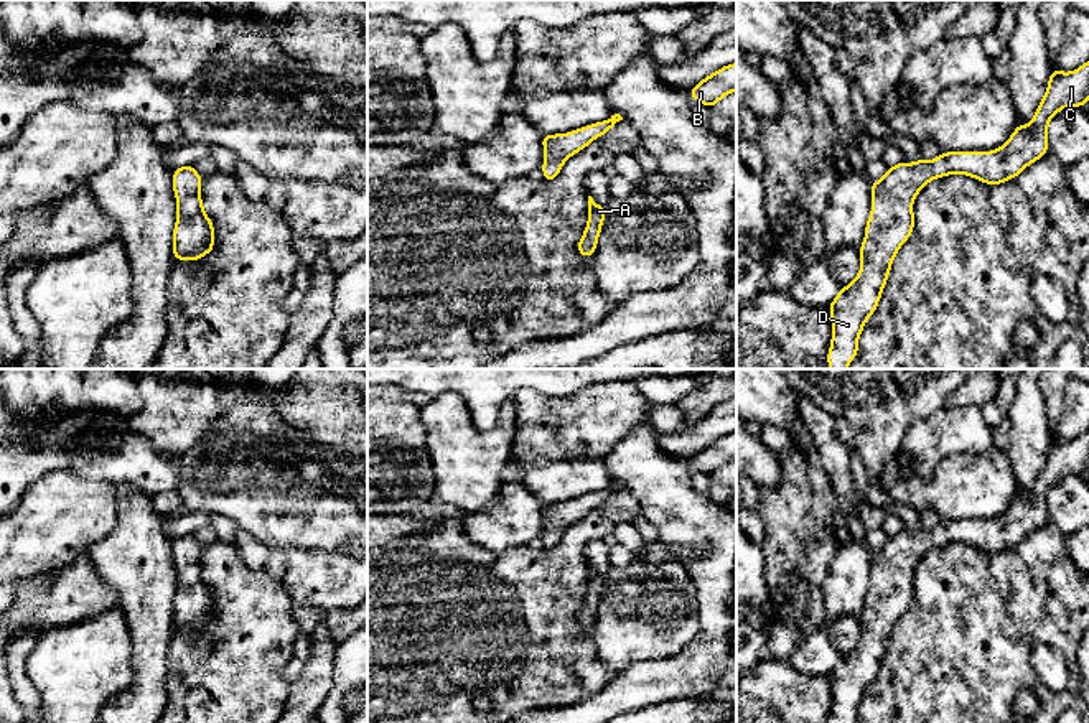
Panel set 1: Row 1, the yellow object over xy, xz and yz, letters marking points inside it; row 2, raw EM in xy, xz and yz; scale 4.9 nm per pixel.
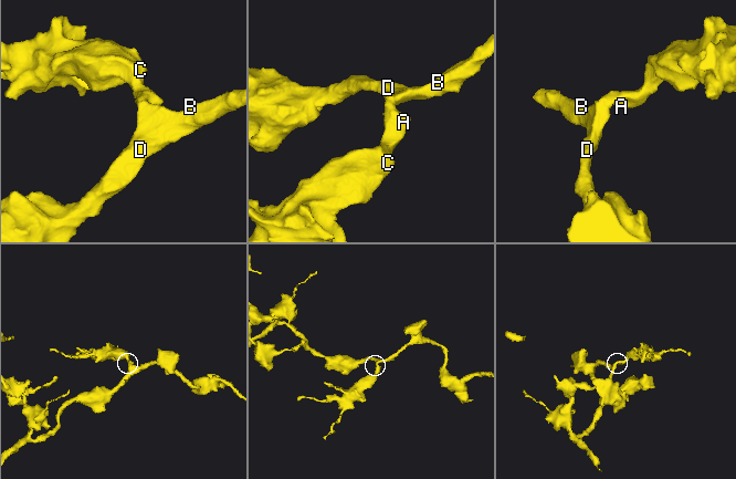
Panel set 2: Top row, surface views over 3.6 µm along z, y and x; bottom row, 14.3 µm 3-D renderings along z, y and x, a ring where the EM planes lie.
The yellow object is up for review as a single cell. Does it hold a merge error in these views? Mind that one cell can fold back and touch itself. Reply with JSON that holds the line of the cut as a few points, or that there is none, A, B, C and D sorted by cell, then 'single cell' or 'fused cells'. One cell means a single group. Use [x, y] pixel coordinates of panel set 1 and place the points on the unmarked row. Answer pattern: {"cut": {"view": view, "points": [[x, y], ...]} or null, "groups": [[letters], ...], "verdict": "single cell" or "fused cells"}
{"cut": null, "groups": [["A", "B", "C", "D"]], "verdict": "single cell"}

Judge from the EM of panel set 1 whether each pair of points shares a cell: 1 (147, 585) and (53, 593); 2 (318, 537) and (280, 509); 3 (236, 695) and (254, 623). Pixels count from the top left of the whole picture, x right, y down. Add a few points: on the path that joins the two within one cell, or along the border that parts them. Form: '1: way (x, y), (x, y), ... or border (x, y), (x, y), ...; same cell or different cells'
1: border (89, 555), (94, 570), (116, 592), (121, 603); different cells
2: way (308, 527), (290, 509); same cell
3: way (236, 677), (236, 659), (249, 641); same cell

